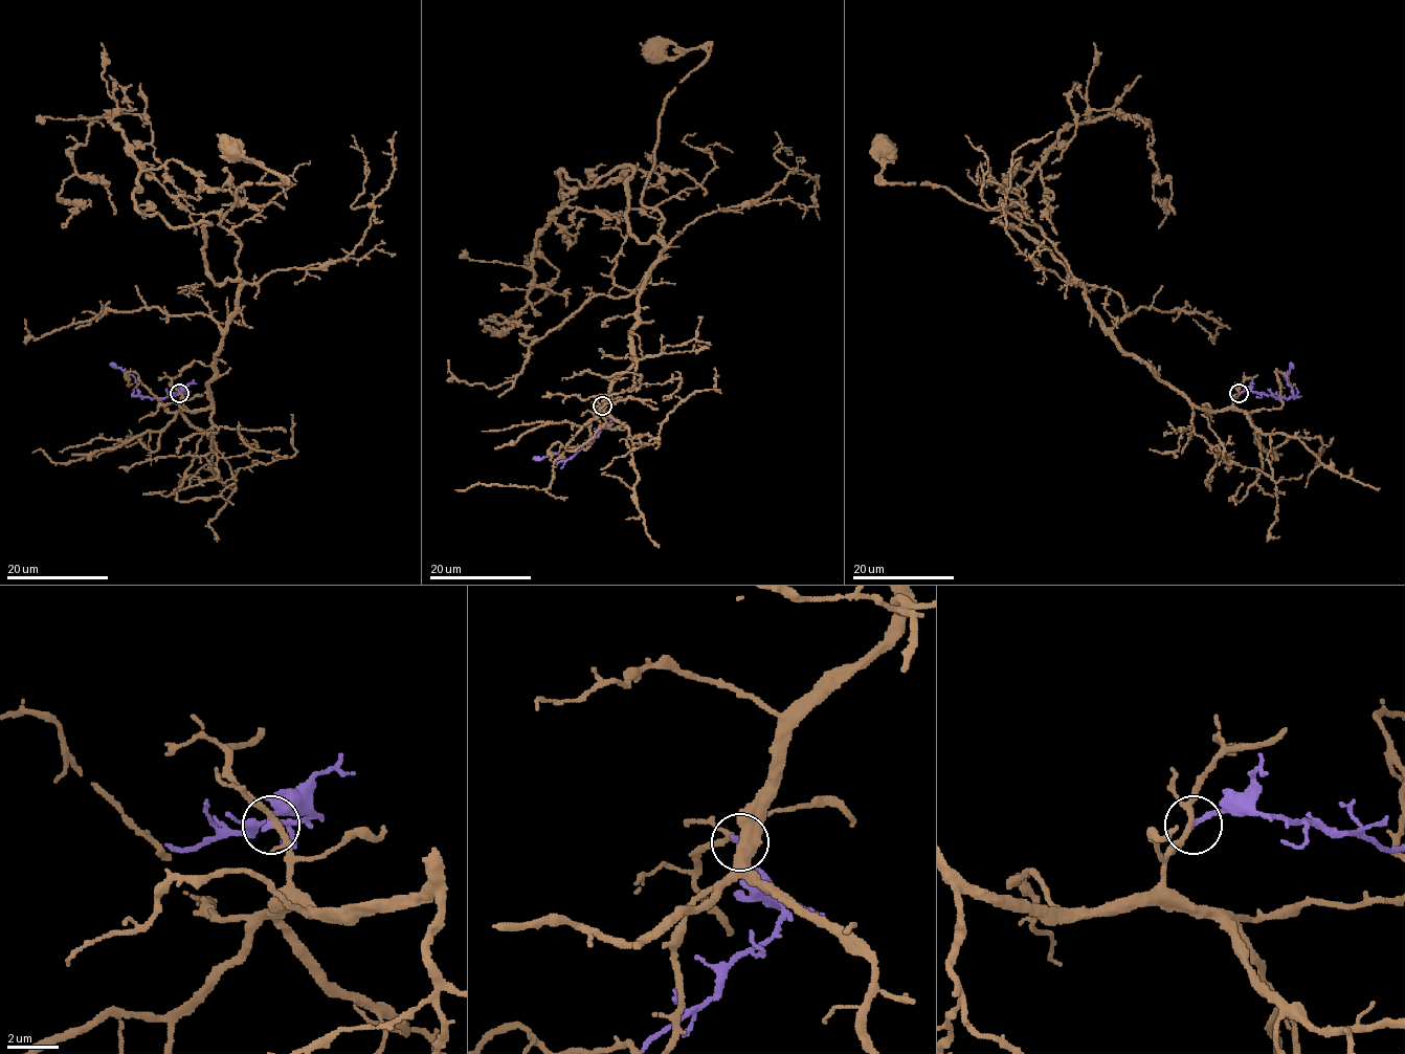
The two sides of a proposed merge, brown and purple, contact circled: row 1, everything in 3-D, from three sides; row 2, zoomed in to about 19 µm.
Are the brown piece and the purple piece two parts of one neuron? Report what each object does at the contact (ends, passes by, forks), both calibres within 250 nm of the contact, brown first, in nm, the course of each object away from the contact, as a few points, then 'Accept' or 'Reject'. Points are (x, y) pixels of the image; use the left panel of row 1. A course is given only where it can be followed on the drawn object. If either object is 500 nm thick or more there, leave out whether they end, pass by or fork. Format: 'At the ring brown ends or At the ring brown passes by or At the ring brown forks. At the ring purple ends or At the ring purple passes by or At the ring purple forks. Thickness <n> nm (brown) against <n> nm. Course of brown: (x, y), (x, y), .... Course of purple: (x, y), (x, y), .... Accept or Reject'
At the ring brown forks. At the ring purple ends. Thickness 180 nm (brown) against 220 nm. Course of brown: (180, 394), (187, 411), (210, 405), (236, 307), (241, 242), (219, 223), (241, 187), (284, 182), (233, 152). Course of purple: (180, 394), (187, 391), (164, 397), (147, 397), (139, 394), (131, 375), (110, 364). Reject

